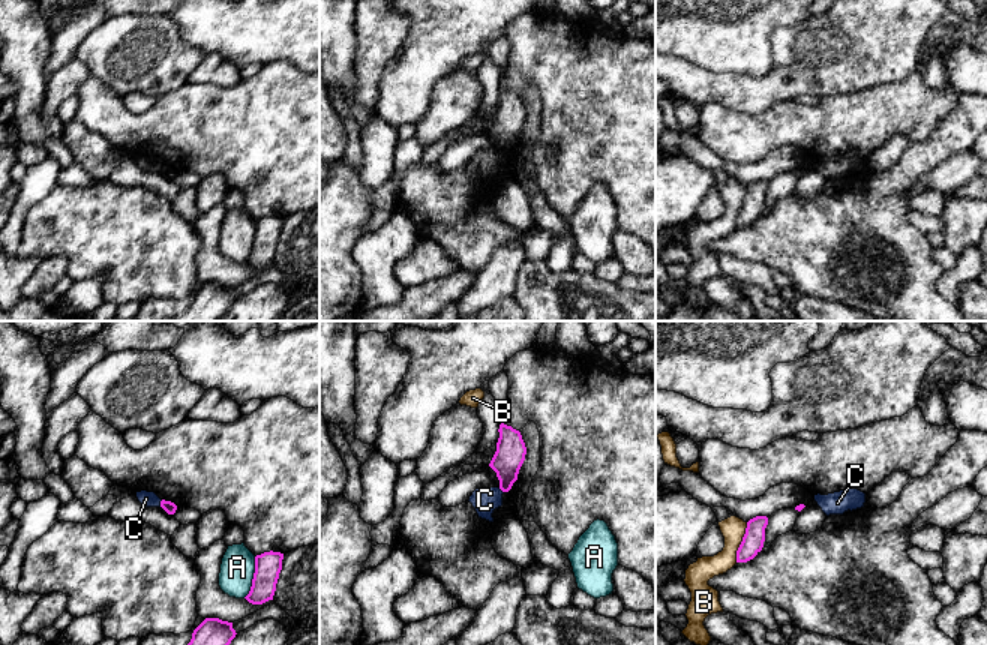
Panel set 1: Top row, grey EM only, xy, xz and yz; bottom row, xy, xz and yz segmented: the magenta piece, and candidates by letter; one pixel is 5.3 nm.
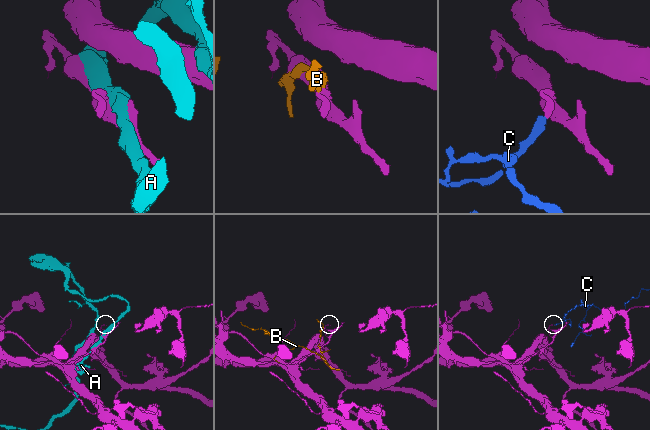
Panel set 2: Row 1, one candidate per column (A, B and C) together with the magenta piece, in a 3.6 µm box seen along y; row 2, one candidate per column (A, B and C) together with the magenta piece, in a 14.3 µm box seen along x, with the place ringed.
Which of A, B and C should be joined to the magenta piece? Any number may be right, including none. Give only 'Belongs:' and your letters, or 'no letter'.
Belongs: no letter

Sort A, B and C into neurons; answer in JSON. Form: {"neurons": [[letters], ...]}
{"neurons": [["A"], ["B"], ["C"]]}

